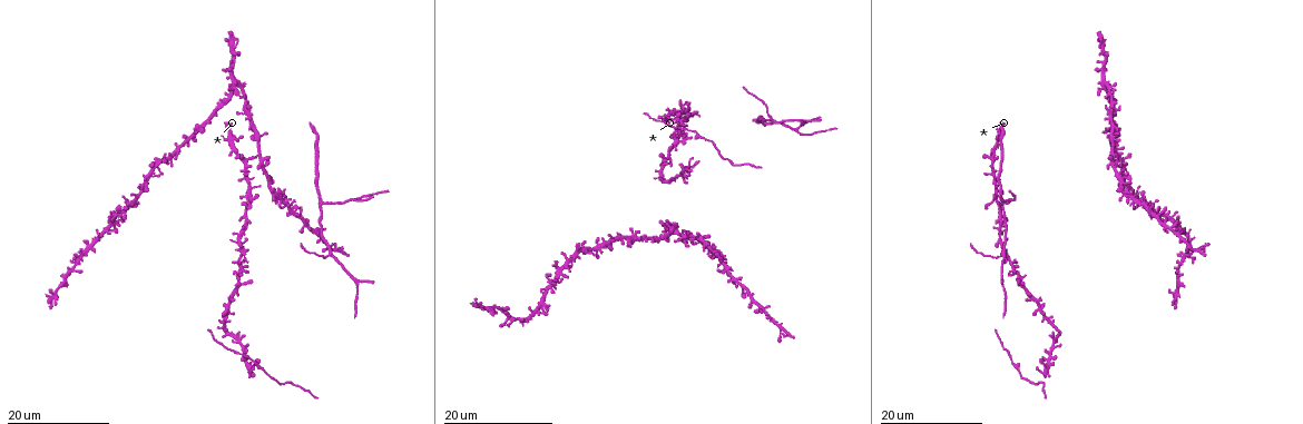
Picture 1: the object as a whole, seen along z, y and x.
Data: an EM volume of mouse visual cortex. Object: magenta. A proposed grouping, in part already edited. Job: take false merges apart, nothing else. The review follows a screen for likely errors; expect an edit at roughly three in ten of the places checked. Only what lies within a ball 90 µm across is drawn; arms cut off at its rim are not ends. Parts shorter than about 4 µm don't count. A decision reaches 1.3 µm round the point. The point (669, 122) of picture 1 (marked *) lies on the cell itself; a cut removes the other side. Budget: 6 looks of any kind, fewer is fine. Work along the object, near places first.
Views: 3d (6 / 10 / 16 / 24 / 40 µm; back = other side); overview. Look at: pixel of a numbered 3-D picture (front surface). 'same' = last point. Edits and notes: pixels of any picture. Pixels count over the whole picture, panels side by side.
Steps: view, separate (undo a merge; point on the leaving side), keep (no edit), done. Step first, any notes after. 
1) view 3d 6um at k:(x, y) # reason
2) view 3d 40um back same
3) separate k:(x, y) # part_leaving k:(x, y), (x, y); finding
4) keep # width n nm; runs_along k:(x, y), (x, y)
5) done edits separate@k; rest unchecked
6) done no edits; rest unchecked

view 3d 24um at 1:(1044, 371) # small branch off a trunk

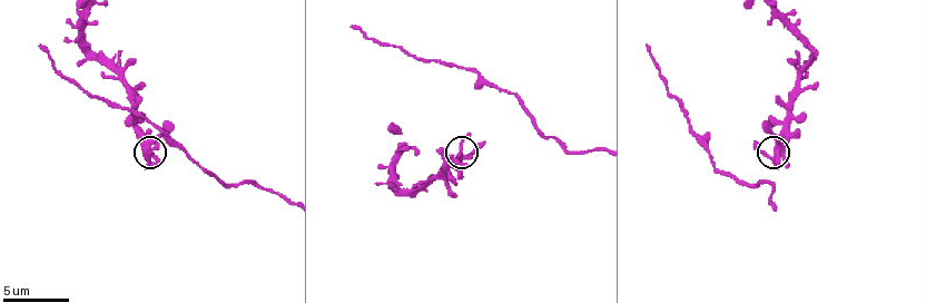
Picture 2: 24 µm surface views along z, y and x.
view 3d 6um at 2:(778, 152)

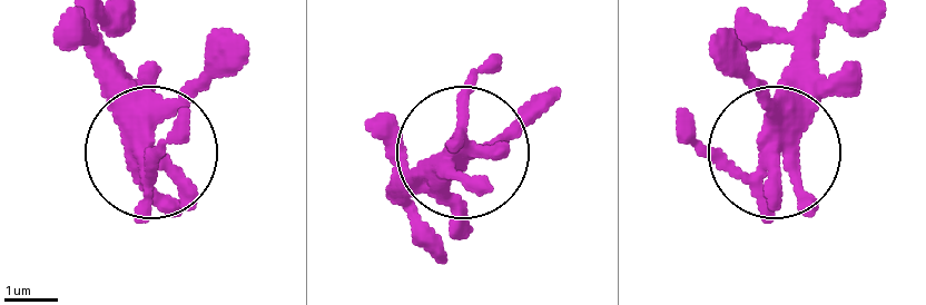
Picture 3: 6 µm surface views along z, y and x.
keep # width 320 nm; runs_along 3:(808, 18), (781, 138), (728, 160), (679, 116); one cell here

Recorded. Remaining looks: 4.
view 3d 24um at 1:(320, 202) # two arms in line, one across

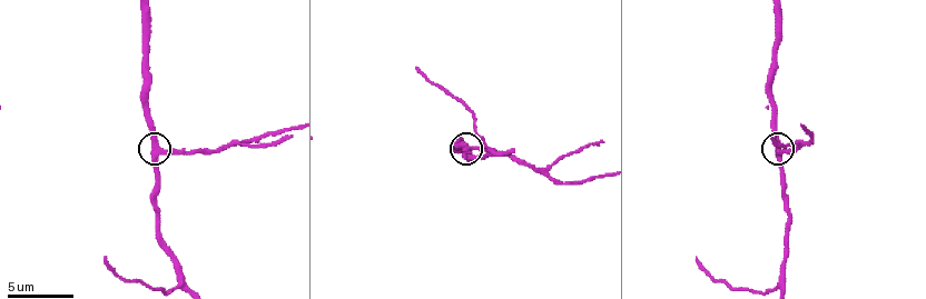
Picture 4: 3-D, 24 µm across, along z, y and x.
view 3d 10um at 4:(157, 153) # closer look

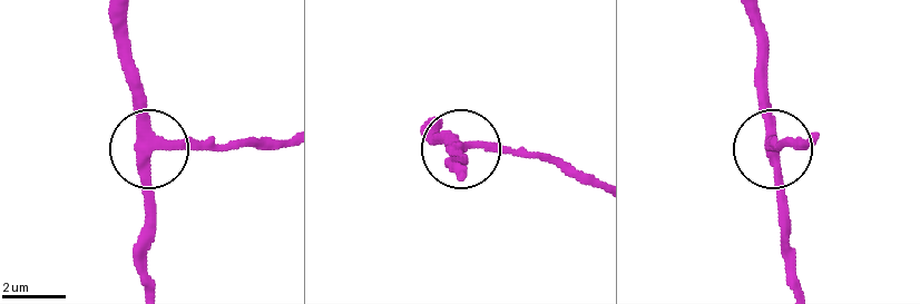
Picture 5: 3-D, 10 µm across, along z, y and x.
keep # side_arm 15 um; one cell here

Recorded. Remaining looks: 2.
view 3d 6um at 4:(802, 140) # a fork

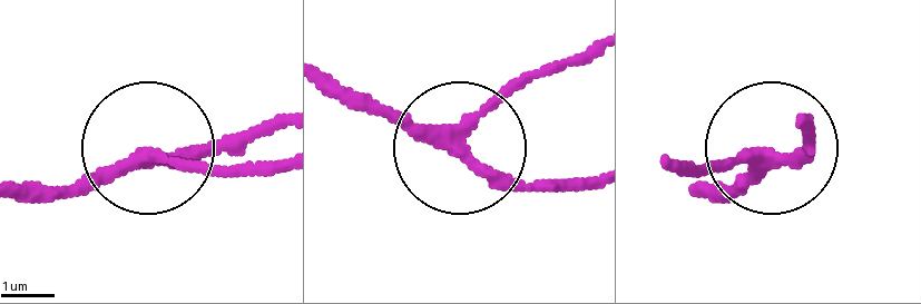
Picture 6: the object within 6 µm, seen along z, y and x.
view 3d 6um back at 6:(759, 159) # from behind

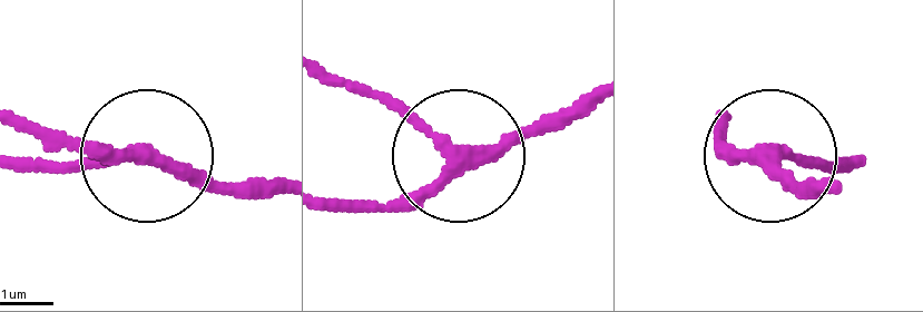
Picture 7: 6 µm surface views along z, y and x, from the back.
keep # arms 3; continuous, no second cell

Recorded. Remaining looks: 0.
done no edits; rest unchecked

